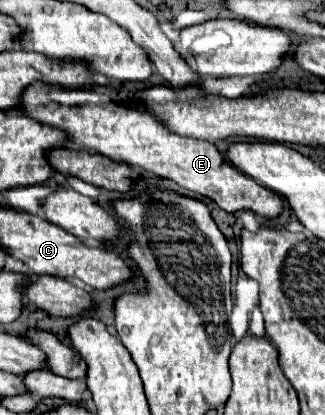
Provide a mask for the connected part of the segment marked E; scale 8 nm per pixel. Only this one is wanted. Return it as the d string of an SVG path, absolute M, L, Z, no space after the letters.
M31 84L23 96L25 116L61 128L69 134L71 146L83 150L95 150L107 158L123 160L131 166L139 166L159 178L169 178L181 184L187 190L193 190L209 200L213 200L227 214L239 210L251 210L265 218L277 218L283 212L283 200L277 192L259 186L247 174L241 174L230 161L223 156L215 144L195 138L183 138L175 132L169 132L161 126L161 120L151 112L137 110L133 106L123 106L117 102L103 104L85 96L83 90L63 90L51 84Z

